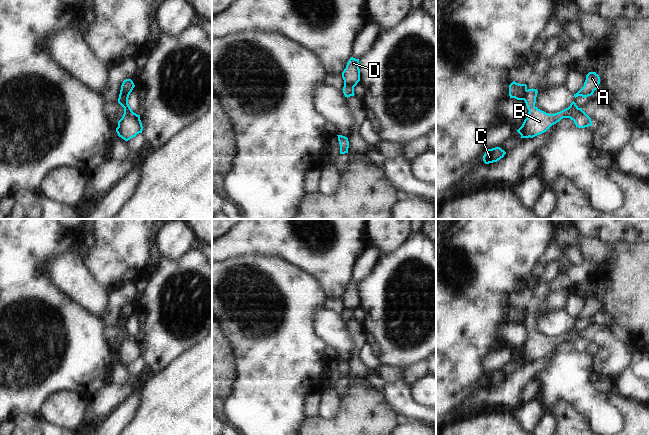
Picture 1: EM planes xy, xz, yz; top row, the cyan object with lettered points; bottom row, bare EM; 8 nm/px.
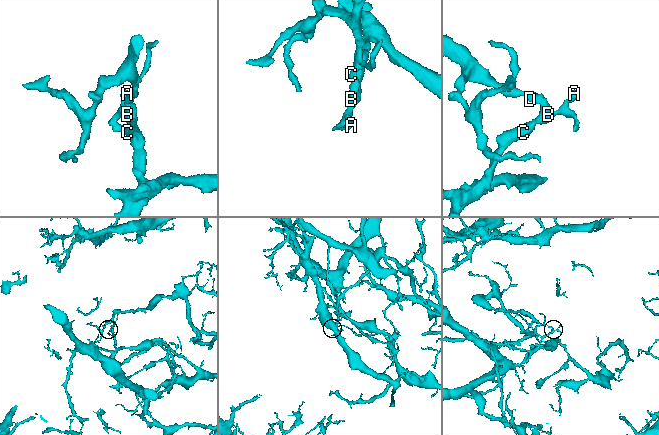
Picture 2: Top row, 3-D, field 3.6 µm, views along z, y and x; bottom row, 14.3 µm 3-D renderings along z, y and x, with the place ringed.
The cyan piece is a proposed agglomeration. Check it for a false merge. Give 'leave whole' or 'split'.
split

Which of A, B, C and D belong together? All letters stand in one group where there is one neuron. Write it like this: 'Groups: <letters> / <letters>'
Groups: A B C / D.

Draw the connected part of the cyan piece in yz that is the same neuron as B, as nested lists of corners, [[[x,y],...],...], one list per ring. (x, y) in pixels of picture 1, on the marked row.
[[[528,89],[523,99],[529,112],[522,126],[517,130],[521,138],[533,138],[542,134],[563,118],[570,118],[578,128],[592,126],[591,118],[574,101],[568,108],[555,114],[548,114],[538,109],[535,106],[537,93],[537,89]]]

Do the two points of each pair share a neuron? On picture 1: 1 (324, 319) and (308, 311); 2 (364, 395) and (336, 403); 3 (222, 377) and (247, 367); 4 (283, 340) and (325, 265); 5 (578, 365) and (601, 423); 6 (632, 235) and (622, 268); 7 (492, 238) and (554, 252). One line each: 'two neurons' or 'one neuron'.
1: two neurons
2: two neurons
3: two neurons
4: two neurons
5: one neuron
6: two neurons
7: two neurons

